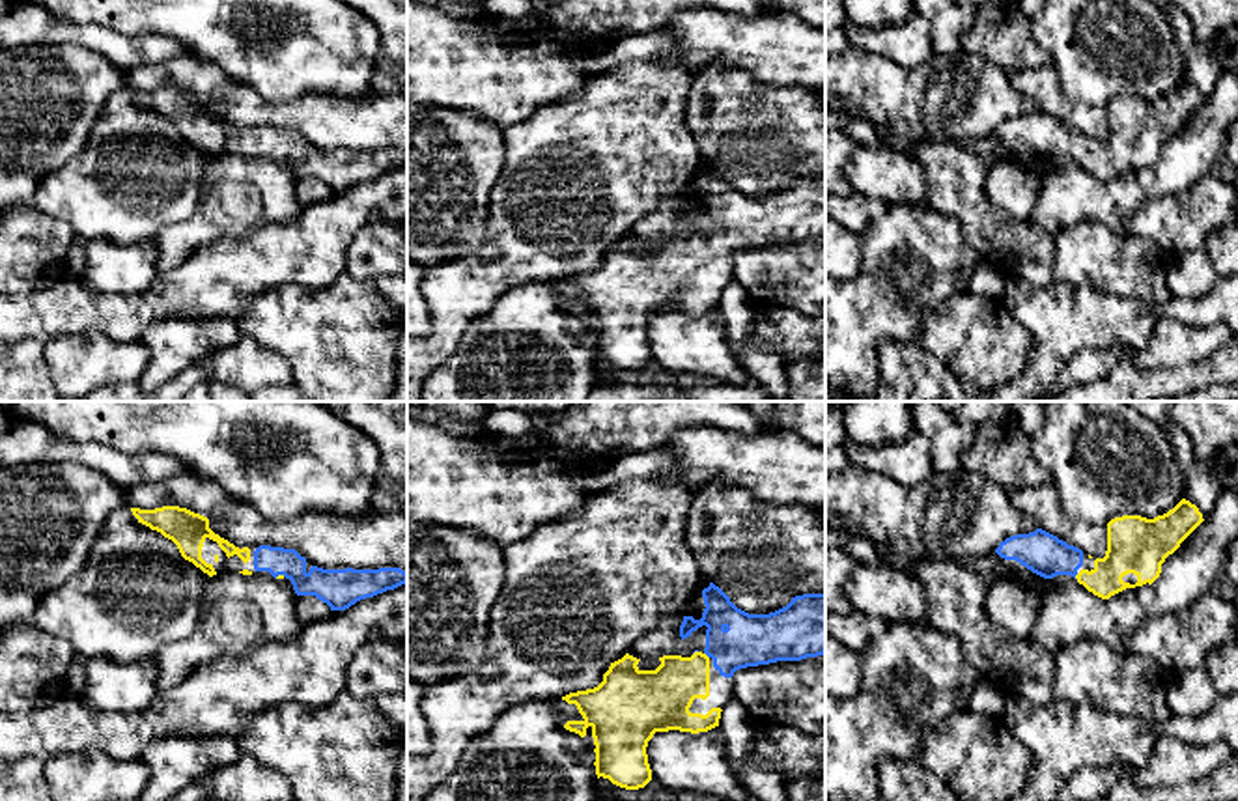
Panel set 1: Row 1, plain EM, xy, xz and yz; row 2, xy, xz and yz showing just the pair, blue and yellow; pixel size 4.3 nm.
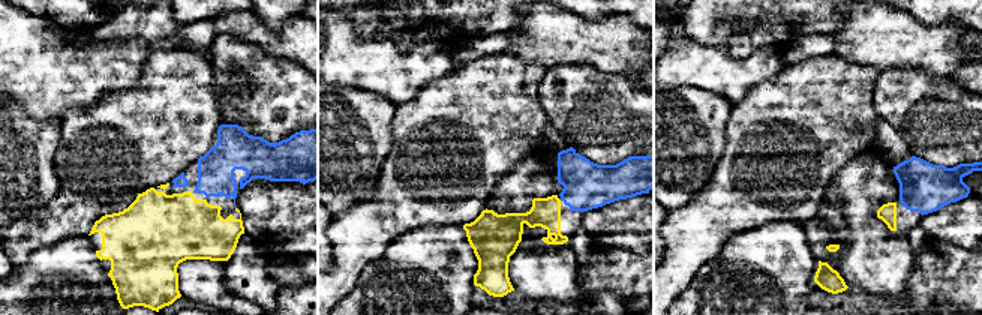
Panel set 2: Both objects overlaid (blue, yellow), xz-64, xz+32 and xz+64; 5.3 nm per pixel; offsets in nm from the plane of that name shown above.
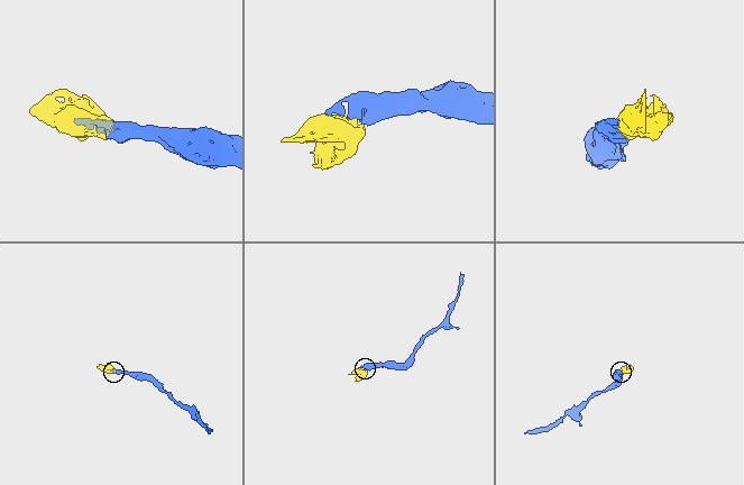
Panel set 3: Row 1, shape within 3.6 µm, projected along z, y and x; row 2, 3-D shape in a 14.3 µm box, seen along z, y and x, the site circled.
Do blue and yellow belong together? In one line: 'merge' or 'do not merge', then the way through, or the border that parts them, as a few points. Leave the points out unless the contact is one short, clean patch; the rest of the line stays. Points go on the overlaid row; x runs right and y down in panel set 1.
merge | across xz (749, 639), (706, 654), (665, 695)

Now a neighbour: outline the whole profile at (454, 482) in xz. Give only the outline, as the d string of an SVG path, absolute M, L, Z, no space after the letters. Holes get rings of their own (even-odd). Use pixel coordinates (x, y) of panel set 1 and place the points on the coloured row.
M407 416L407 521L467 530L504 549L584 508L594 493L588 478L612 459L607 454L513 465L487 446L456 435L450 424Z

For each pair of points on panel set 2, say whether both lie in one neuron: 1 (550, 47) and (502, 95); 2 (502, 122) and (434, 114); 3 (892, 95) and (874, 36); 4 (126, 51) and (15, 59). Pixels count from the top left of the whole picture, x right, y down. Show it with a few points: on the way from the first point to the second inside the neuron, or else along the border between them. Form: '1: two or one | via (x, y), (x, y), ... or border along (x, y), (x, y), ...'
1: two | border along (505, 51), (513, 57), (537, 62), (546, 68)
2: one | via (486, 120), (450, 117)
3: two | border along (919, 68), (888, 68), (880, 71)
4: one | via (99, 59), (42, 59)

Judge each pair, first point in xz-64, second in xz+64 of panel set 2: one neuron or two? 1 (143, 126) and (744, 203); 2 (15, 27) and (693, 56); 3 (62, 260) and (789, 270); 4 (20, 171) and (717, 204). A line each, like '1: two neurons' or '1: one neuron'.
1: one neuron
2: one neuron
3: one neuron
4: two neurons

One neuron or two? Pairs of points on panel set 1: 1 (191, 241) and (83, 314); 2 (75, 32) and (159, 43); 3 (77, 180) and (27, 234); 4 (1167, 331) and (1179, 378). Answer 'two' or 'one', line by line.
1: two
2: one
3: two
4: two

